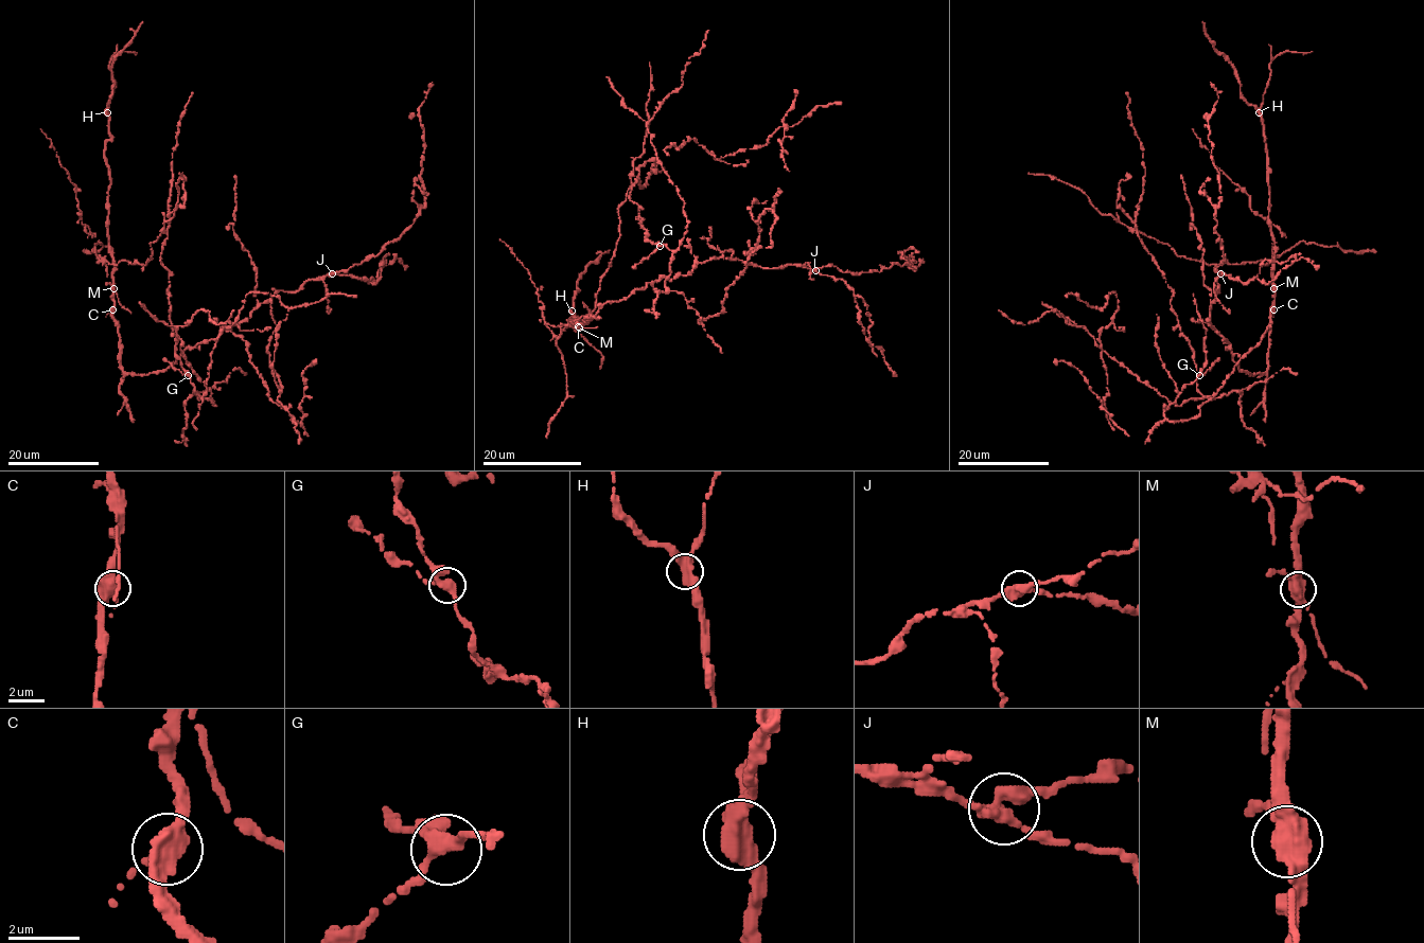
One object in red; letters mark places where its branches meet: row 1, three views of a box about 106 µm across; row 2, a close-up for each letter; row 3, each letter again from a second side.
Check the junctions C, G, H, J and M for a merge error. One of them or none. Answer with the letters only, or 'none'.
M

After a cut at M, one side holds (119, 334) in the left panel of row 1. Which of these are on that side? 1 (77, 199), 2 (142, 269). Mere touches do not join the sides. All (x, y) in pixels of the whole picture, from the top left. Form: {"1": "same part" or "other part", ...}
{"1": "other part", "2": "other part"}

